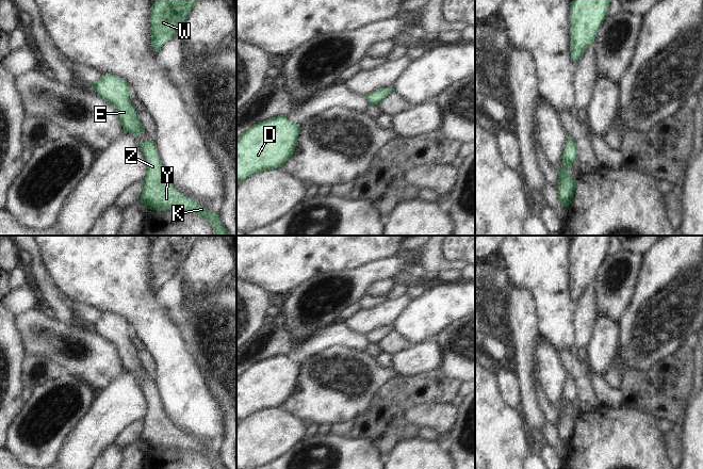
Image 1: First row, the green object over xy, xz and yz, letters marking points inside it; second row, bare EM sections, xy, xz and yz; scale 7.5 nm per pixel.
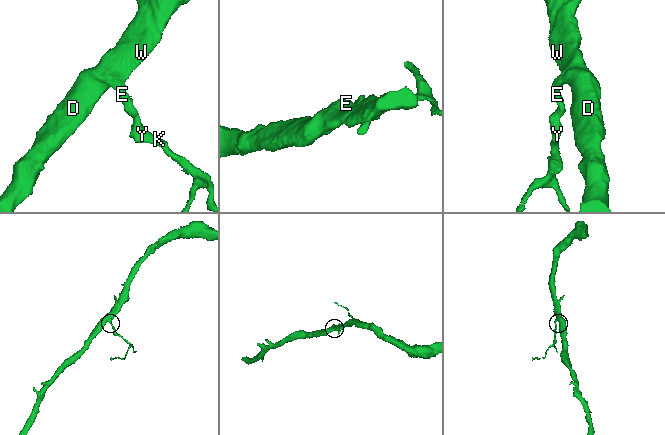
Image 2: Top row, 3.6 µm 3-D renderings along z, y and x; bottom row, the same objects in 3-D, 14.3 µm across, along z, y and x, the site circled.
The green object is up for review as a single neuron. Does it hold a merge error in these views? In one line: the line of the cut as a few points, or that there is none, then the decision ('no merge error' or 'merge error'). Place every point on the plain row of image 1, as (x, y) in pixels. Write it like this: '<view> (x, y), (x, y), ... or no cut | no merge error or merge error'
no cut | no merge error

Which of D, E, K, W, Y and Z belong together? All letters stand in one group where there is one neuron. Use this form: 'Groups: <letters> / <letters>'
Groups: D E K W Y Z

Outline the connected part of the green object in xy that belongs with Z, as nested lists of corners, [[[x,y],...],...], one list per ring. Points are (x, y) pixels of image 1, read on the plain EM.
[[[142,379],[141,387],[147,400],[147,415],[143,419],[140,441],[157,450],[182,449],[196,452],[207,457],[214,469],[226,469],[218,453],[190,438],[170,421],[164,411],[158,388],[152,379]]]

